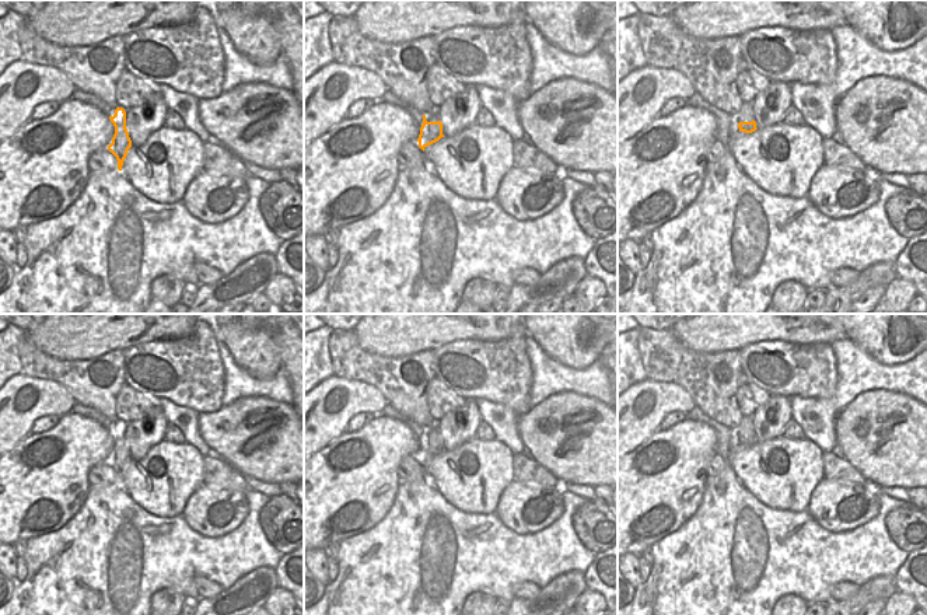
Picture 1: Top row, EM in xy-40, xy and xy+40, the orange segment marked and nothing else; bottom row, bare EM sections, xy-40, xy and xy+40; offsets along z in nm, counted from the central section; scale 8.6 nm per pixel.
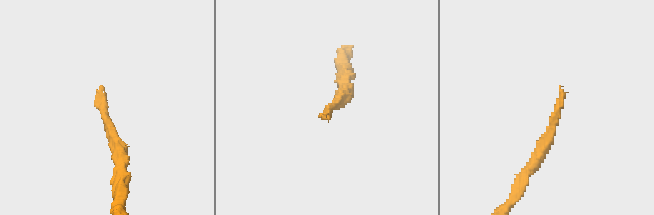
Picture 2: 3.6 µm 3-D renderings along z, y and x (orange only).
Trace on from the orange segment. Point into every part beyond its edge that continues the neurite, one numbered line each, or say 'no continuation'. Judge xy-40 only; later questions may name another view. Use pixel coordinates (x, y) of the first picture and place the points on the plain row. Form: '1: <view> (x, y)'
no continuation

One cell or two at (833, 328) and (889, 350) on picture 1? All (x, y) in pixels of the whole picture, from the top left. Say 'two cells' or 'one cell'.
two cells

